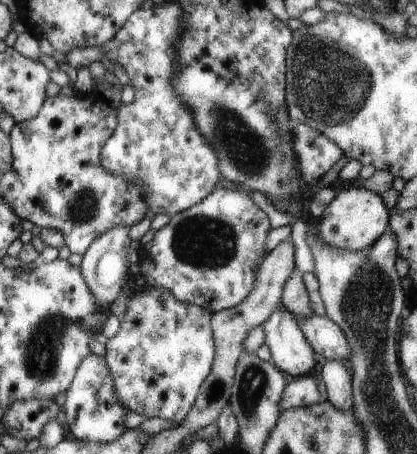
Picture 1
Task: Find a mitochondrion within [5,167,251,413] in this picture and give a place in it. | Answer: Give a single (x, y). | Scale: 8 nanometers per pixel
(203, 242)

